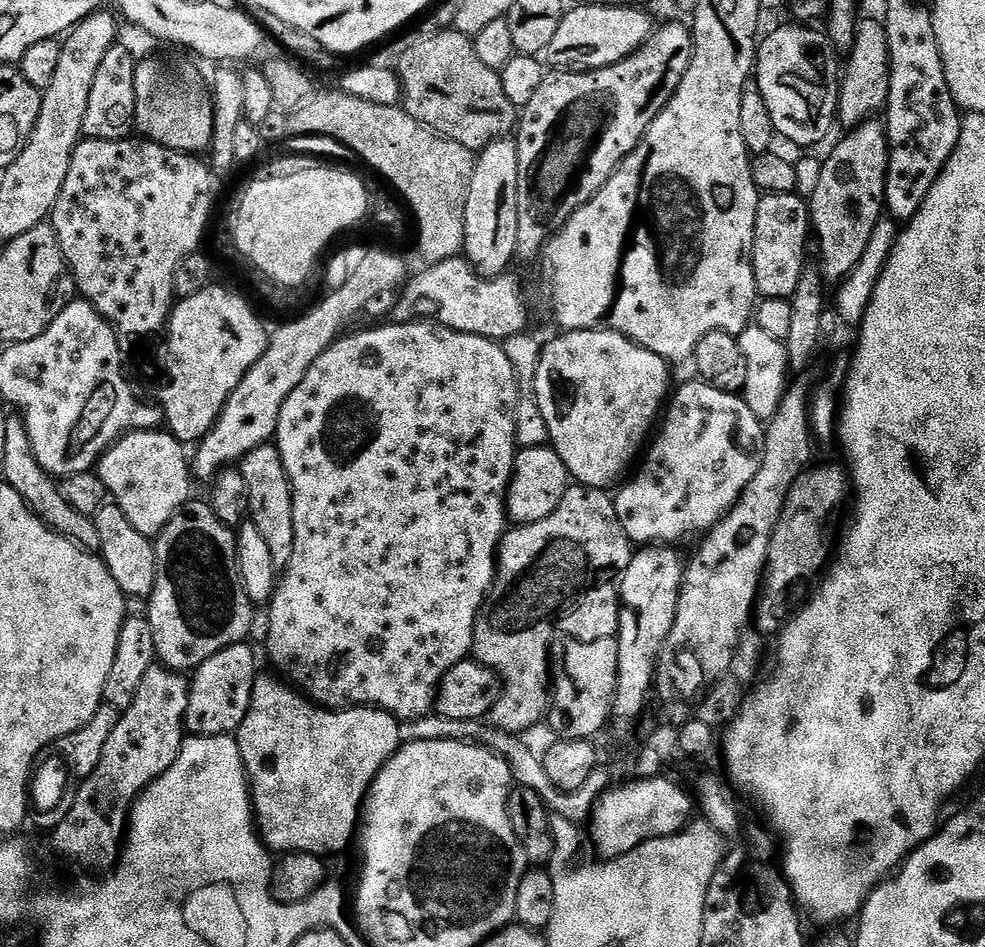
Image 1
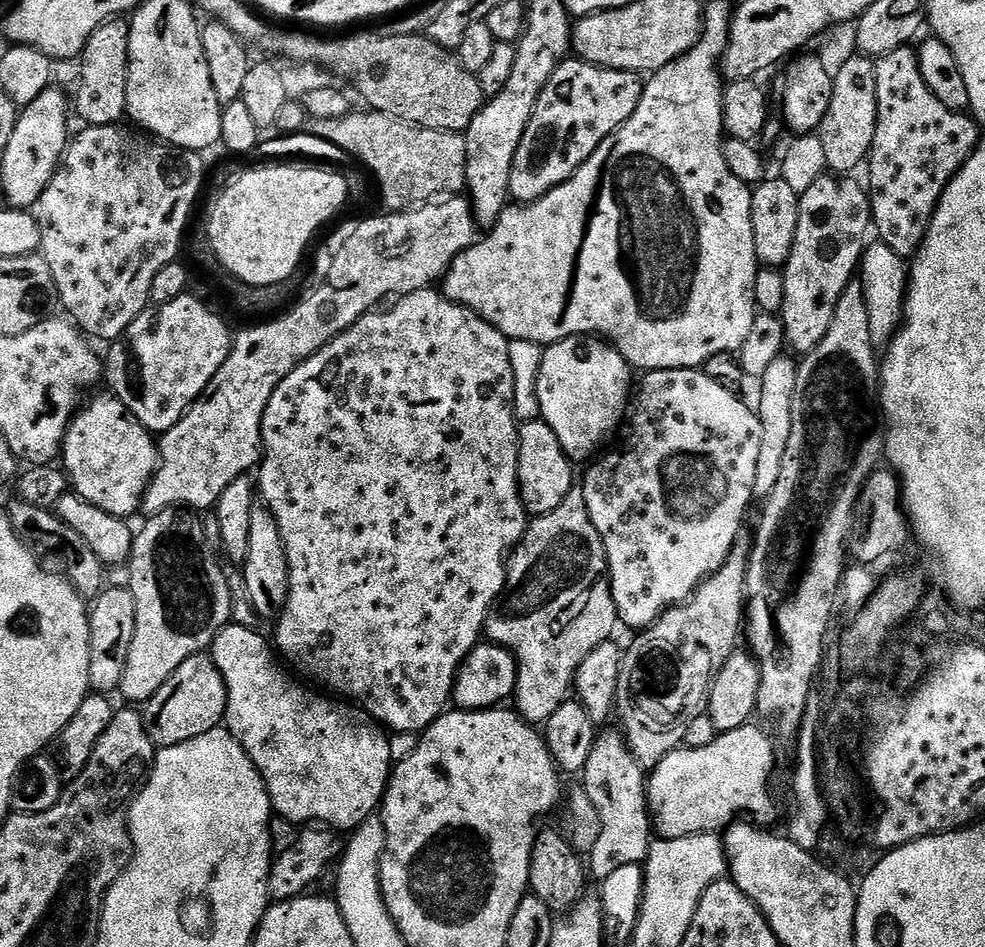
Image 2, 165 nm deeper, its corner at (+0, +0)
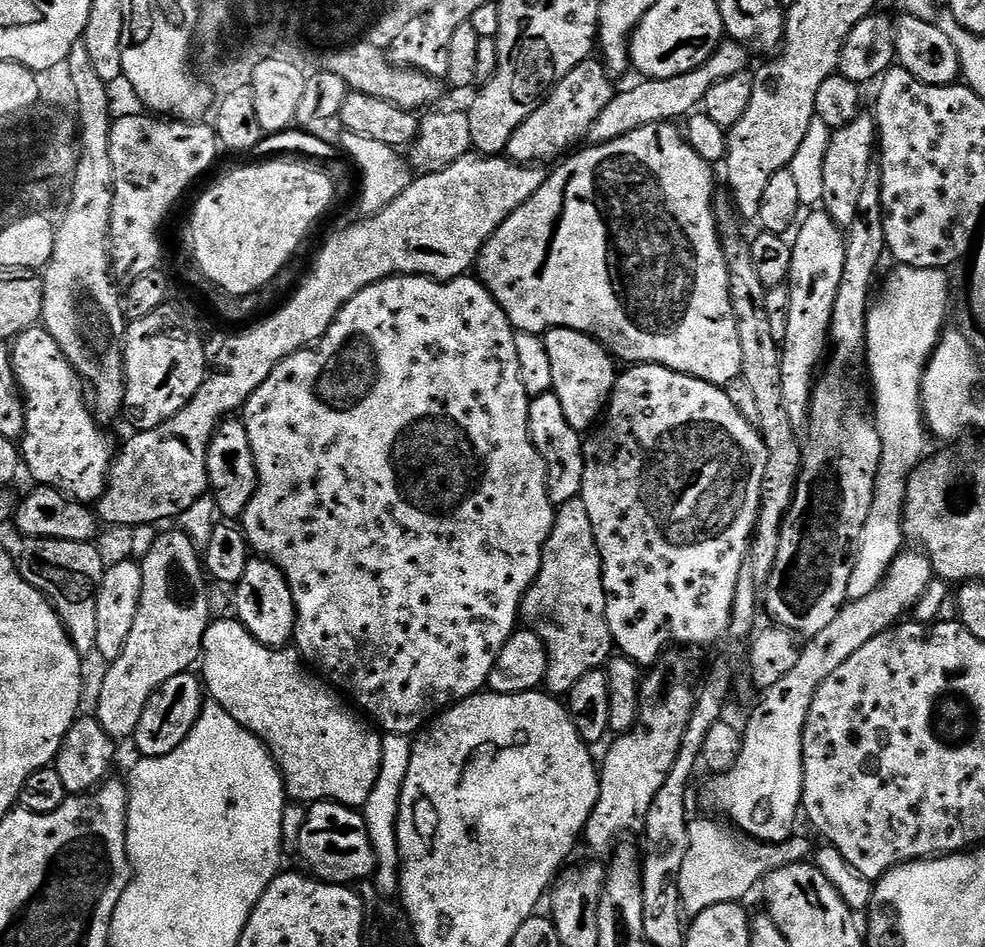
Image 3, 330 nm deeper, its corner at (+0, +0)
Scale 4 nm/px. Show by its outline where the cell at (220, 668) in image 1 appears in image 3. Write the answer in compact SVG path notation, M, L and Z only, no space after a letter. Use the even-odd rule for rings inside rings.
M191 671L170 678L170 682L162 682L158 690L146 702L146 710L142 710L142 722L138 722L138 730L134 737L134 745L141 757L165 756L174 751L179 744L194 730L194 722L198 722L200 711L206 703L206 689L199 675L192 676Z

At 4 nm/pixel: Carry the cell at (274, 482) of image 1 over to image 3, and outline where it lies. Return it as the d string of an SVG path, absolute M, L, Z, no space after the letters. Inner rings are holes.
M249 559L240 581L234 586L236 592L235 619L239 620L258 642L271 648L285 647L293 639L296 631L296 607L290 594L290 586L282 570L270 560Z

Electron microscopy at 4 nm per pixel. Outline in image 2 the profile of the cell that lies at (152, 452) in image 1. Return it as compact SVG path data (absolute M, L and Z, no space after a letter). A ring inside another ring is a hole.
M105 396L89 404L87 401L73 416L64 435L62 468L75 495L98 506L98 510L106 510L106 514L132 518L141 511L144 491L156 473L160 453L153 433L132 418L128 407L121 400Z

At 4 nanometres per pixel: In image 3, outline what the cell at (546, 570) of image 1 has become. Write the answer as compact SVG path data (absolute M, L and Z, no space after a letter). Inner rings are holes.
M579 498L559 505L555 509L556 521L544 543L544 553L538 574L528 588L528 593L520 602L519 619L524 620L548 649L548 673L544 684L551 695L563 697L588 672L595 672L607 665L614 652L610 626L606 622L606 594L602 582L600 551L594 538L594 526L590 526L590 514L586 514L586 502Z

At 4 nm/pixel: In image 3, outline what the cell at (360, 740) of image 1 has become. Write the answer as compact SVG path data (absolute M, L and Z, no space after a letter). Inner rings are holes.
M216 618L209 623L204 635L203 664L202 683L207 695L222 706L234 722L253 732L267 746L280 769L289 801L311 806L321 800L333 800L335 804L357 810L367 805L382 764L381 733L363 715L355 716L353 709L319 675L309 671L295 647L271 648L258 642L239 620Z

